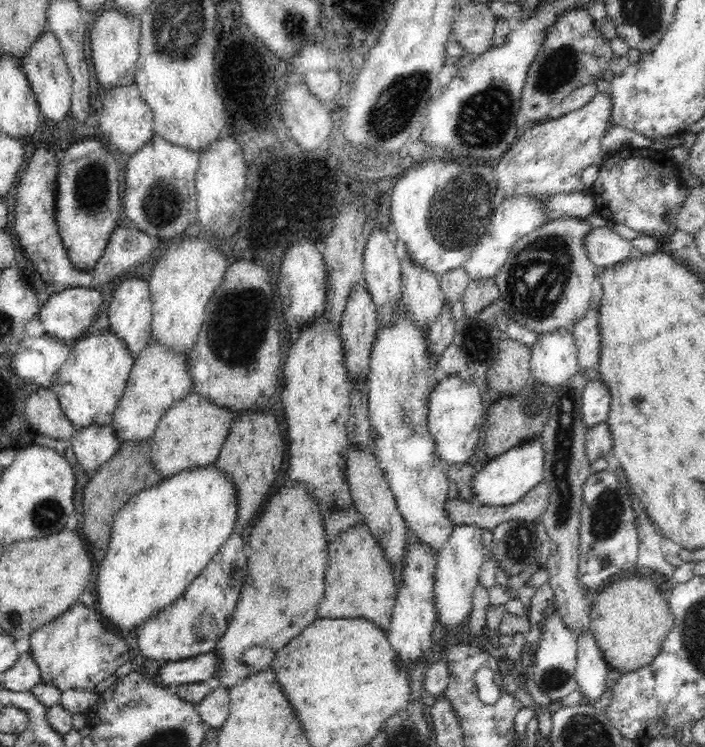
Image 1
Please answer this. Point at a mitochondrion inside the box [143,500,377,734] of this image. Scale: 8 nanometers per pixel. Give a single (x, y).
(235, 575)

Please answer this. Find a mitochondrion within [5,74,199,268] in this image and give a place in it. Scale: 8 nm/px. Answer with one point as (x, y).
(161, 203)

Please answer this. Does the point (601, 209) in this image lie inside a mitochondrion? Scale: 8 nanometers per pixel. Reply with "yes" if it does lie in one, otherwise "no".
no

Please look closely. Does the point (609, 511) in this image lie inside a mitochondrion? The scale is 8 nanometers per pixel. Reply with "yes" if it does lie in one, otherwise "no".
yes

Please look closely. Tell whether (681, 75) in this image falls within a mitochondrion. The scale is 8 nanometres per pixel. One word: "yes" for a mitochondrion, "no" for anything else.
no

